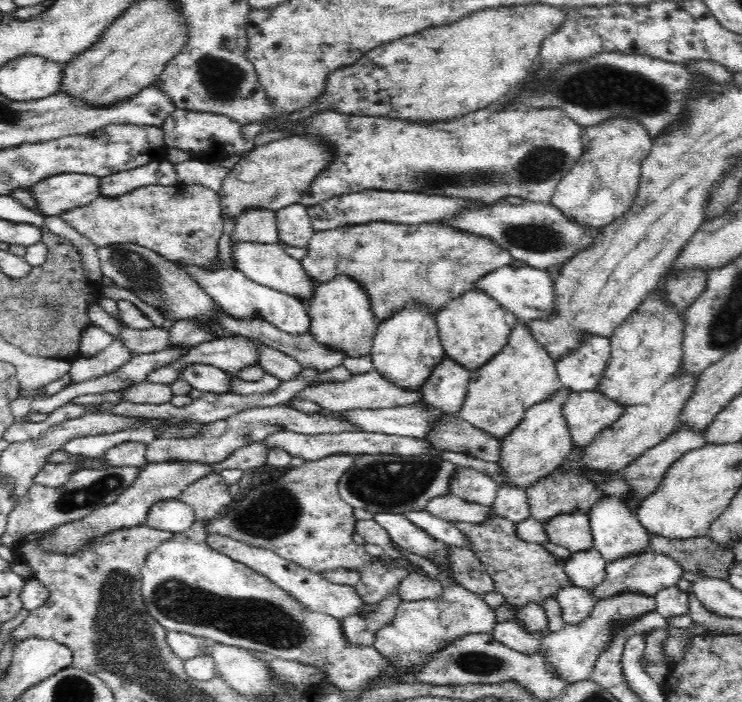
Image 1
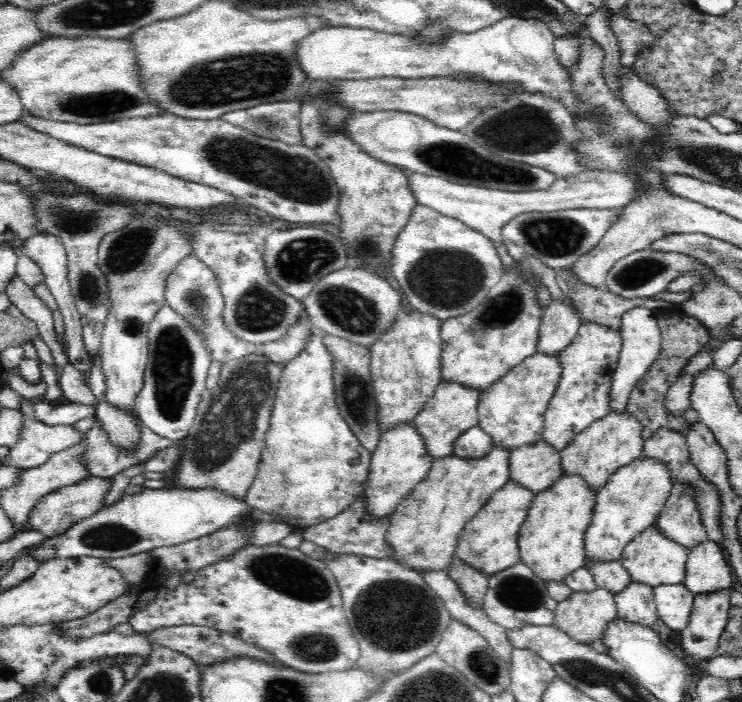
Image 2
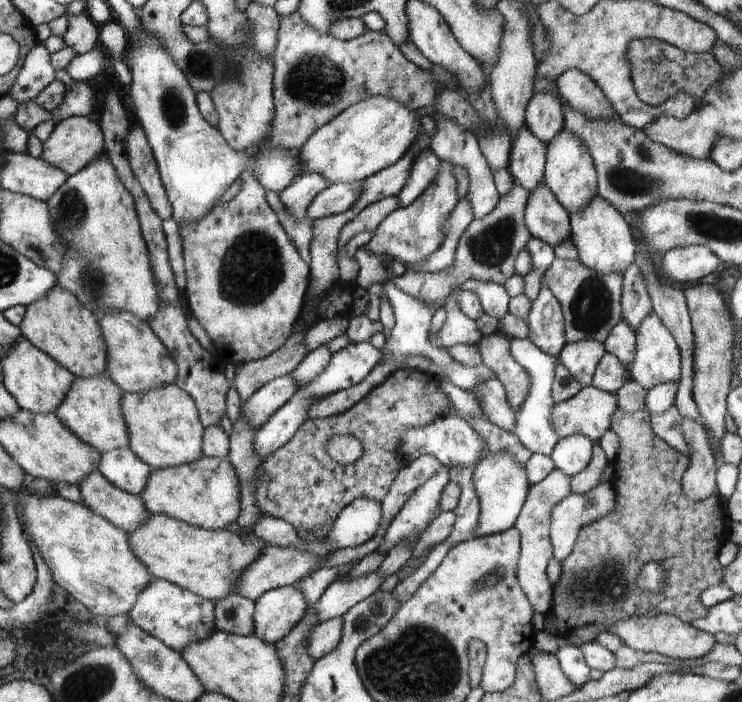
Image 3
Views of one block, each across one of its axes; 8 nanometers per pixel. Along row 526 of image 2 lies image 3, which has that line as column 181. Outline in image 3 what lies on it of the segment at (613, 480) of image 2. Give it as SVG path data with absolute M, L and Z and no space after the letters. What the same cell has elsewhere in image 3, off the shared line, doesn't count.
M164 579L148 581L137 596L136 604L130 609L131 620L144 632L150 633L168 648L179 652L192 641L207 637L216 629L214 618L215 603L177 584Z

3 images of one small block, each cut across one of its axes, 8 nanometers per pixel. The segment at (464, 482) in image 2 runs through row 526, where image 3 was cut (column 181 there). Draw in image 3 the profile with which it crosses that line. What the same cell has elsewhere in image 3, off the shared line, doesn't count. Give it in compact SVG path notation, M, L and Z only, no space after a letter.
M175 382L121 396L121 411L127 426L129 447L152 468L180 466L200 458L204 427L190 394Z

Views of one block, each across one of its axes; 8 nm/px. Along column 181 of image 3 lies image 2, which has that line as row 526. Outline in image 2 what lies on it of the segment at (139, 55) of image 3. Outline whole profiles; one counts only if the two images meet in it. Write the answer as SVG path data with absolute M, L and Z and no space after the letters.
M178 486L170 490L167 487L158 489L148 488L142 492L133 495L125 495L120 497L119 501L116 504L102 507L97 513L92 514L91 517L83 518L82 521L76 522L76 524L73 524L71 528L67 530L66 533L59 534L55 537L45 537L45 539L41 543L35 544L33 546L33 551L31 552L31 554L33 554L33 557L40 562L54 560L54 558L78 558L83 556L94 556L96 558L104 559L132 556L135 554L154 550L155 548L161 546L167 547L182 544L183 542L199 539L200 537L206 536L207 534L212 534L212 532L216 532L216 530L220 530L221 528L224 528L228 524L232 523L246 510L249 509L247 508L247 504L245 503L244 498L235 498L235 496L232 496L231 494L224 494L223 492L216 490L215 488L200 488L200 490L192 490L191 488L180 488Z

